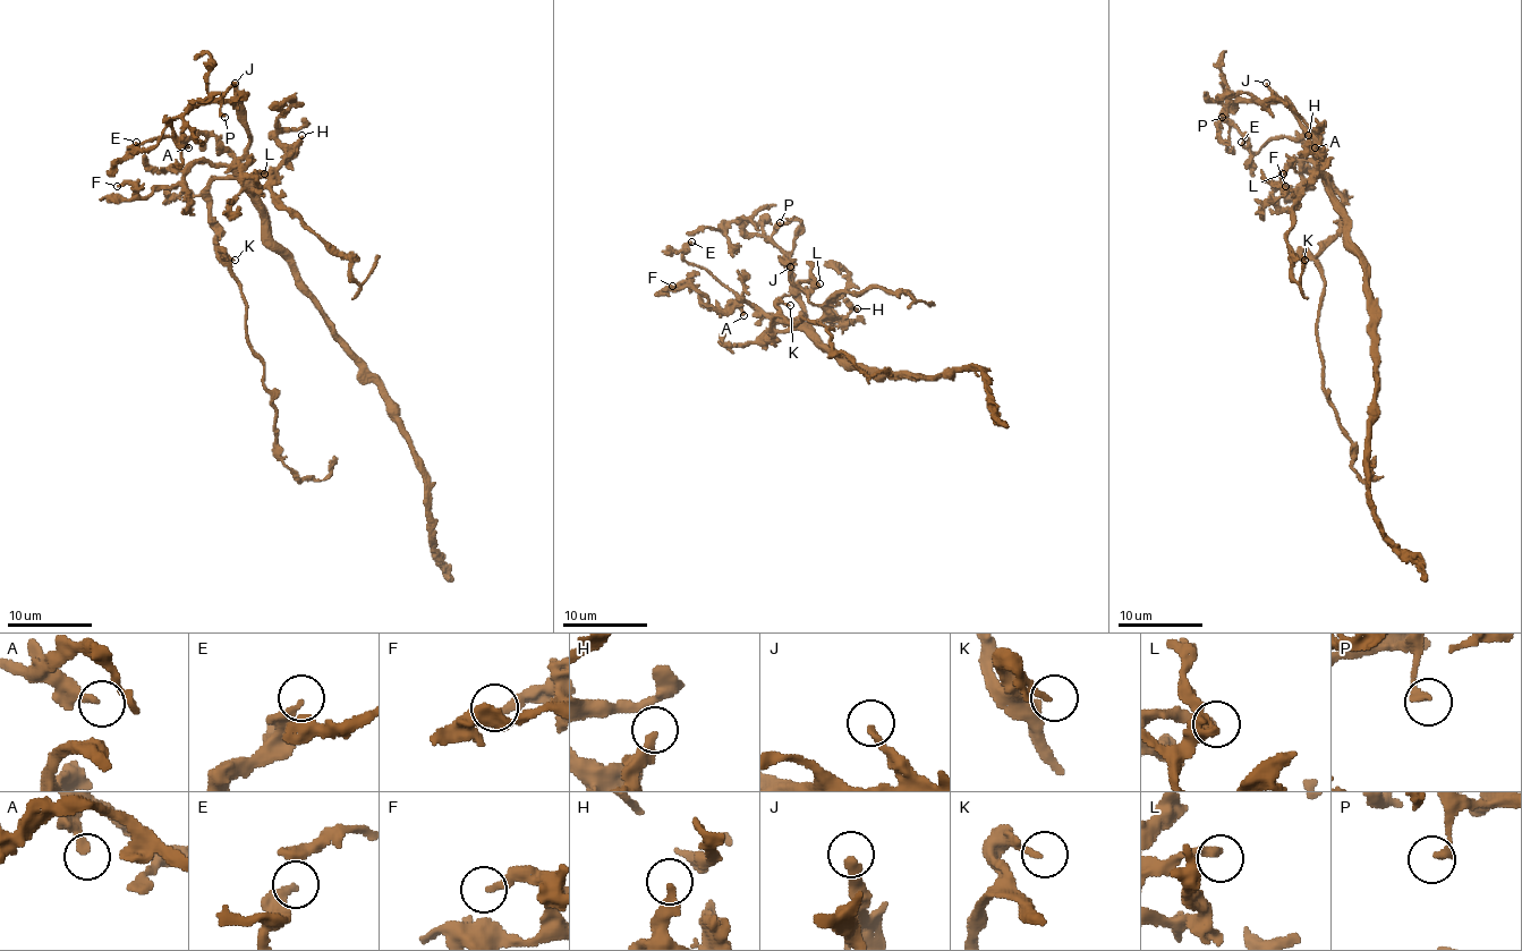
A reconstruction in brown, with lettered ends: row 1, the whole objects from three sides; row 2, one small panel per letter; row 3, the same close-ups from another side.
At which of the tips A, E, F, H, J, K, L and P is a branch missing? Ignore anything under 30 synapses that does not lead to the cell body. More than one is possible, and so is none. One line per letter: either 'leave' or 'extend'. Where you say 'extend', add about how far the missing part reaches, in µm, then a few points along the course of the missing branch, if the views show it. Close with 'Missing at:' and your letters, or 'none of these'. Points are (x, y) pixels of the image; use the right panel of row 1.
A: leave
E: leave
F: leave
H: leave
J: leave
K: leave
L: leave
P: leave
Missing at: none of these

